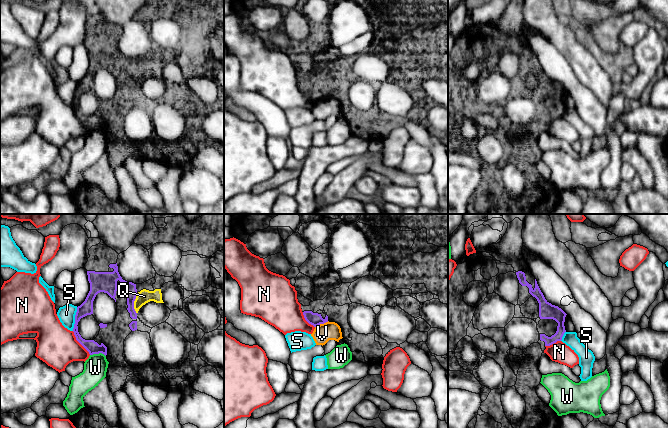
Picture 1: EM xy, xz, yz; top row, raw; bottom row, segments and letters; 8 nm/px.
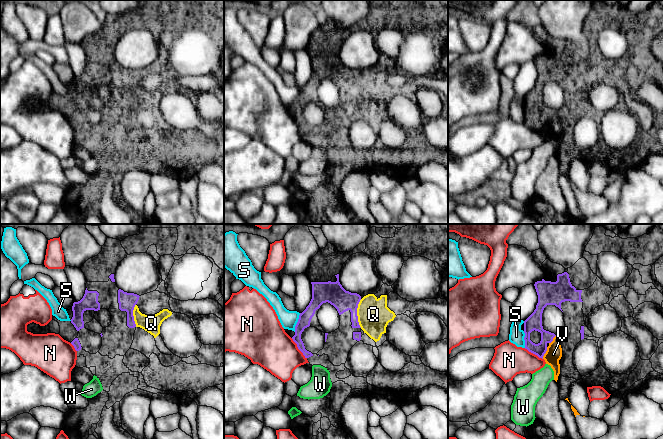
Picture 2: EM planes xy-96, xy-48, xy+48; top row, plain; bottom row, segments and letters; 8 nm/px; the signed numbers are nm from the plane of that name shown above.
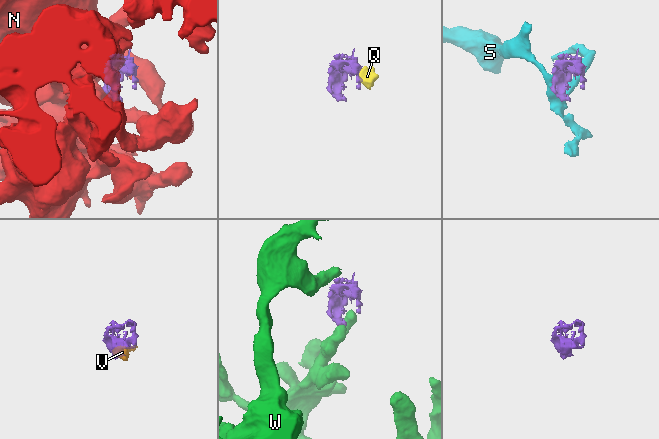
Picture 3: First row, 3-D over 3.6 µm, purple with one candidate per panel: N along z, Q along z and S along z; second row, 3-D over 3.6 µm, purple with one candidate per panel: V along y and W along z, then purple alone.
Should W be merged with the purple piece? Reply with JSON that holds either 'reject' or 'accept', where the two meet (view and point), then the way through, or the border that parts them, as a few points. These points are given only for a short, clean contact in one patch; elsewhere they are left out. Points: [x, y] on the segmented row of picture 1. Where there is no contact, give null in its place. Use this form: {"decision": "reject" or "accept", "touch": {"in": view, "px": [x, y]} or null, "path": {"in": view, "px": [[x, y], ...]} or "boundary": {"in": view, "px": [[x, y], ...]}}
{"decision": "reject", "touch": {"in": "xy", "px": [98, 353]}, "boundary": {"in": "xy", "px": [[90, 354], [102, 353], [105, 356]]}}

